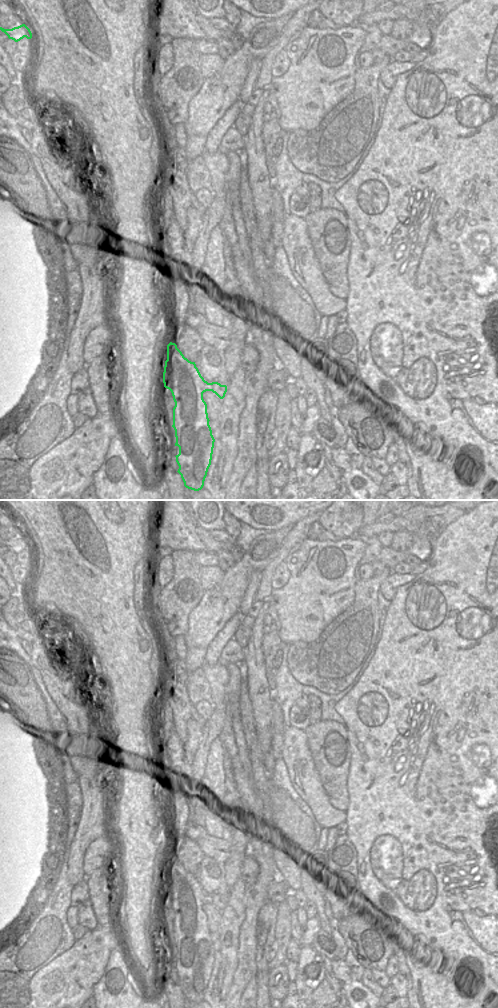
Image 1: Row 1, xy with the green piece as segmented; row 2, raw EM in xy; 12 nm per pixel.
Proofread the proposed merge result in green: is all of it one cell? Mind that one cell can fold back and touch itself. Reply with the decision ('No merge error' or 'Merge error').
Merge error

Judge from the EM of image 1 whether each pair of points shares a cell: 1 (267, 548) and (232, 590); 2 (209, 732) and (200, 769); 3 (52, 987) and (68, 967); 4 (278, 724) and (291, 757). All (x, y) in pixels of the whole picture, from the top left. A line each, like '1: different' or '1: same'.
1: same
2: same
3: same
4: different

